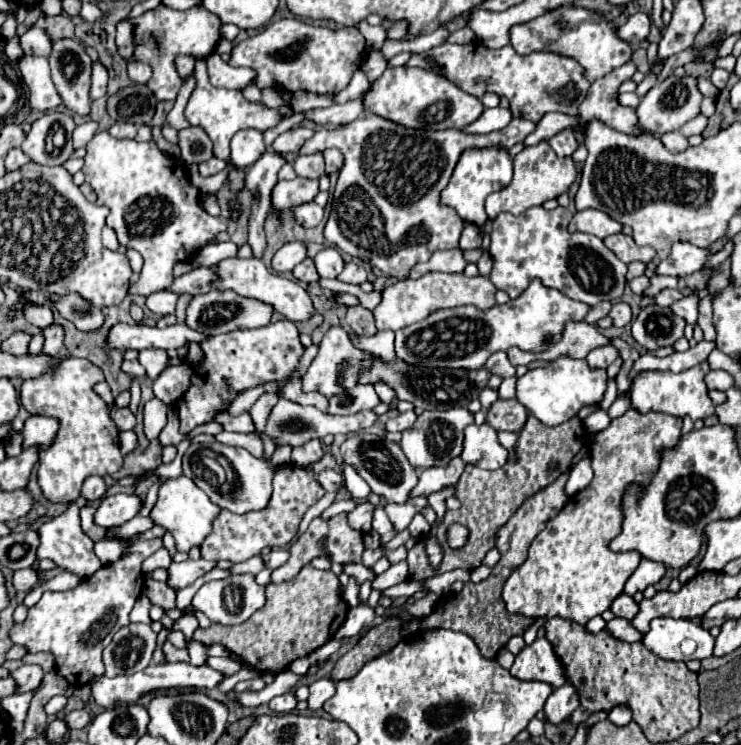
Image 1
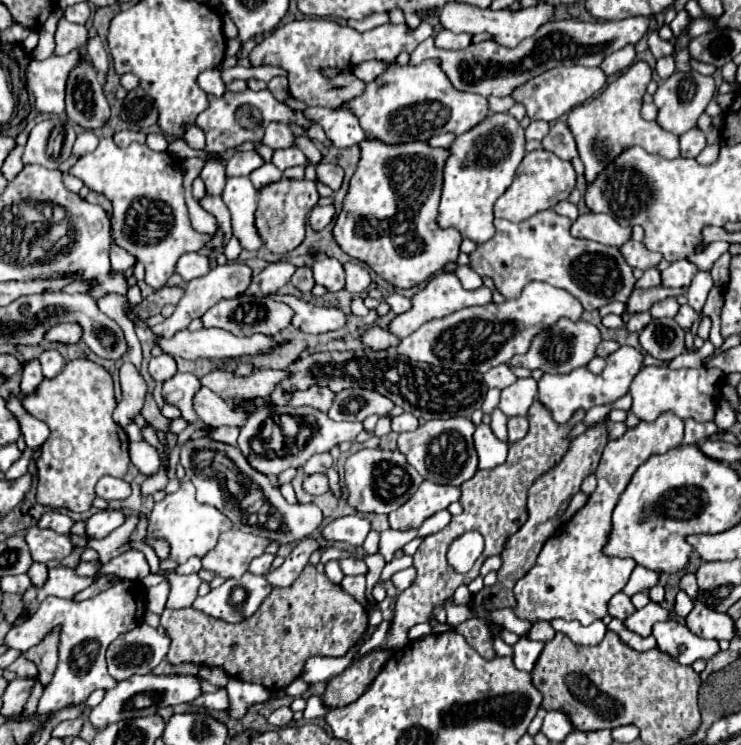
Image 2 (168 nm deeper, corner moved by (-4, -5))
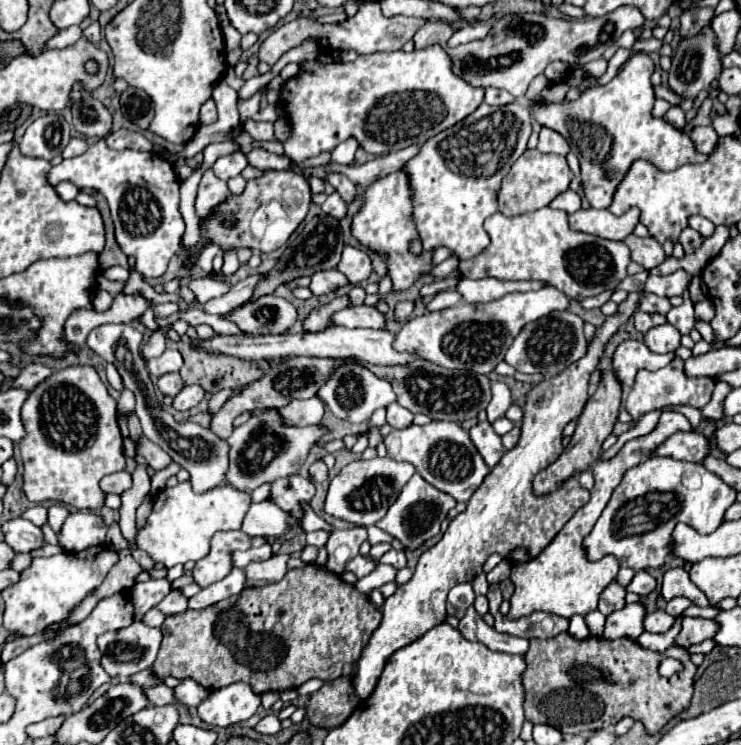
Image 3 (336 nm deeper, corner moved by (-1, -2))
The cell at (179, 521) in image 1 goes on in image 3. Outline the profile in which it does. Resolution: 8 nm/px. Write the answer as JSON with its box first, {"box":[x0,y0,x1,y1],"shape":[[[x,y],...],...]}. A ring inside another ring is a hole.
{"box":[137,482,249,568],"shape":[[[179,482],[175,488],[165,488],[153,498],[153,510],[147,526],[137,534],[137,546],[147,552],[153,562],[163,562],[167,568],[189,560],[197,562],[209,554],[209,542],[215,532],[241,528],[249,504],[249,494],[227,484],[207,490],[205,494],[195,494],[189,482]]]}

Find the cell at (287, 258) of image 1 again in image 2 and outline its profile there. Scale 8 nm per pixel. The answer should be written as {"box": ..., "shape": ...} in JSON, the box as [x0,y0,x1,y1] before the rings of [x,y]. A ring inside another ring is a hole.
{"box":[248,261,296,297],"shape":[[[278,261],[278,263],[270,263],[266,269],[262,269],[258,275],[254,275],[252,285],[248,287],[248,295],[256,295],[256,297],[264,297],[270,295],[274,291],[278,291],[282,285],[286,285],[292,277],[292,273],[296,271],[296,267],[290,261]]]}

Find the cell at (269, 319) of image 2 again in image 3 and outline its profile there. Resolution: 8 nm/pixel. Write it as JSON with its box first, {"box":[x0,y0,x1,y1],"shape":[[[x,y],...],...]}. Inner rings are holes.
{"box":[227,296,297,334],"shape":[[[261,296],[253,304],[245,304],[227,314],[243,332],[285,334],[297,322],[297,310],[291,302],[277,296]]]}

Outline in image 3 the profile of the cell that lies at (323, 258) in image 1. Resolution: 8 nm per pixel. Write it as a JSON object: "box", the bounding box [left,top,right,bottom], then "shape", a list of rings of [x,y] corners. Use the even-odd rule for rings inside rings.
{"box":[309,270,349,296],"shape":[[[323,270],[323,272],[315,272],[309,284],[309,290],[315,296],[323,296],[323,294],[331,294],[341,286],[347,286],[349,280],[345,278],[345,274],[341,274],[339,270]]]}

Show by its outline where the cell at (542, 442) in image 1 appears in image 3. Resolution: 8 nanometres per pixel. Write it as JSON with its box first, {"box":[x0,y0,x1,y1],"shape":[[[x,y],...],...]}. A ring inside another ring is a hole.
{"box":[351,292,641,702],"shape":[[[639,292],[629,294],[629,298],[619,304],[619,312],[605,318],[603,326],[597,328],[597,334],[589,342],[587,354],[581,360],[573,362],[573,366],[565,368],[561,374],[541,380],[527,392],[519,444],[503,454],[501,462],[473,492],[471,500],[467,502],[467,510],[453,518],[443,538],[431,550],[421,554],[413,578],[407,584],[399,586],[397,592],[385,600],[383,620],[379,628],[371,634],[367,646],[363,648],[351,678],[355,696],[361,702],[371,696],[387,658],[397,648],[411,644],[413,640],[421,638],[427,630],[431,630],[433,626],[441,624],[447,618],[445,600],[449,590],[461,582],[471,582],[475,576],[479,576],[483,572],[483,564],[489,554],[497,552],[503,558],[509,558],[513,550],[525,548],[531,558],[537,558],[545,550],[545,546],[549,546],[549,542],[557,536],[557,532],[573,518],[573,514],[589,502],[587,490],[581,490],[581,494],[535,496],[531,482],[539,470],[545,470],[561,456],[563,428],[571,420],[579,418],[585,402],[589,400],[587,394],[589,376],[597,368],[609,338],[637,310],[639,296],[641,296]]]}

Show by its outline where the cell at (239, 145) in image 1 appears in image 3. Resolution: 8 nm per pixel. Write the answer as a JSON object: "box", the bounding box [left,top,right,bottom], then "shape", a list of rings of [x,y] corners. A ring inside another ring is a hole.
{"box":[213,152,247,180],"shape":[[[235,152],[235,154],[229,154],[229,156],[223,156],[219,158],[215,164],[213,164],[213,172],[221,178],[221,180],[229,180],[237,174],[241,174],[241,170],[247,166],[247,158],[243,152]]]}

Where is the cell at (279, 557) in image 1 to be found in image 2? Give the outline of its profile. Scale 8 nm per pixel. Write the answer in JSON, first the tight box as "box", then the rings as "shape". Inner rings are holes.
{"box":[250,553,274,575],"shape":[[[264,553],[264,555],[256,557],[256,559],[250,563],[250,571],[252,571],[252,573],[258,573],[258,575],[266,575],[266,573],[270,571],[272,561],[274,561],[274,555]]]}

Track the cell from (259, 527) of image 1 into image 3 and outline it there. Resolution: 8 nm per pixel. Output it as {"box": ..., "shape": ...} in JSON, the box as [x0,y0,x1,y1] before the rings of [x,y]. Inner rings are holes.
{"box":[193,532,251,588],"shape":[[[217,532],[211,540],[211,552],[201,558],[193,568],[193,580],[201,588],[223,580],[231,572],[231,552],[251,548],[251,540],[245,532]]]}

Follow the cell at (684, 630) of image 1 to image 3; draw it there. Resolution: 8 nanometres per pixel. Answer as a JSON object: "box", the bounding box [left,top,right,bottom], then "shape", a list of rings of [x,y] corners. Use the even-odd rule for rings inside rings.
{"box":[643,610,675,632],"shape":[[[655,610],[645,616],[643,628],[647,632],[667,632],[673,626],[673,622],[675,622],[675,618],[671,614],[667,614],[665,610]]]}

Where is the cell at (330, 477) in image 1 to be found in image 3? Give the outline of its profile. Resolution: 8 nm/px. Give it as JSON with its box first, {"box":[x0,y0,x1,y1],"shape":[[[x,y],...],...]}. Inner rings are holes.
{"box":[269,474,315,522],"shape":[[[299,474],[271,482],[269,500],[273,500],[281,510],[293,514],[293,518],[297,518],[299,522],[303,520],[301,504],[309,504],[313,496],[315,496],[315,484]]]}

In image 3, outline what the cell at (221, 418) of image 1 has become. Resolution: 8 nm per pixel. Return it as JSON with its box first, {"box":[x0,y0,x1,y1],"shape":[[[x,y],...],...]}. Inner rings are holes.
{"box":[173,386,205,410],"shape":[[[185,386],[175,398],[173,398],[173,408],[175,410],[189,410],[201,402],[205,396],[205,390],[201,386]]]}

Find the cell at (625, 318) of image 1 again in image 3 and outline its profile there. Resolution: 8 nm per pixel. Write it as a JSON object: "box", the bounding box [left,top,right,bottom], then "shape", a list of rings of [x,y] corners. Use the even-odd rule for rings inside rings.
{"box":[633,310,667,334],"shape":[[[639,310],[633,314],[633,320],[635,320],[635,328],[637,328],[639,332],[643,332],[643,334],[645,334],[647,330],[651,330],[651,328],[667,322],[665,316],[661,316],[661,314],[645,314],[645,312],[639,312]]]}

